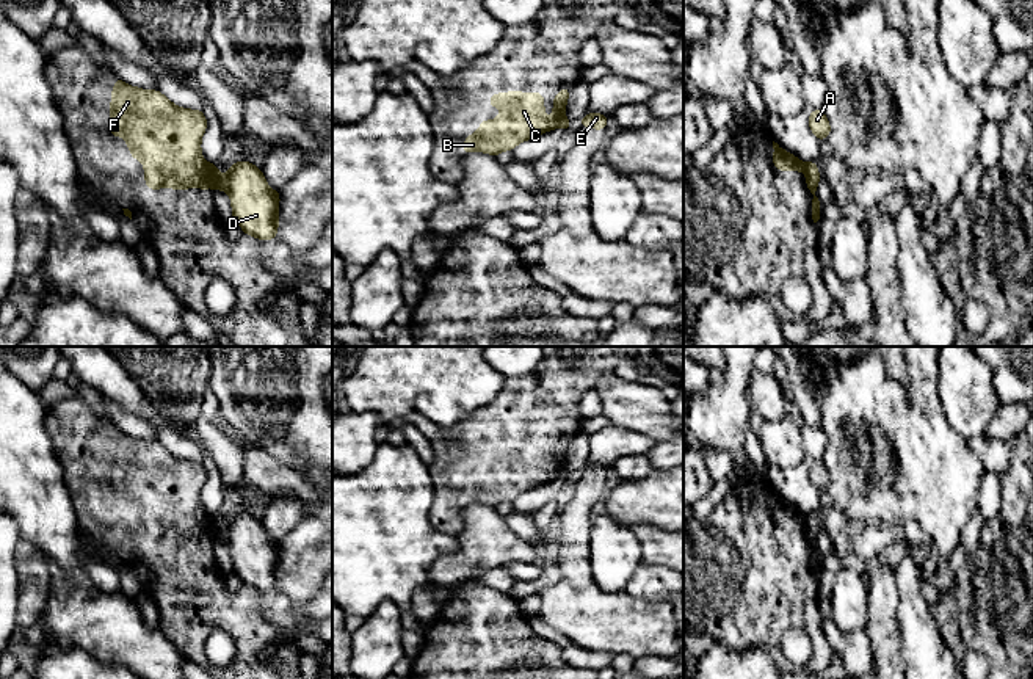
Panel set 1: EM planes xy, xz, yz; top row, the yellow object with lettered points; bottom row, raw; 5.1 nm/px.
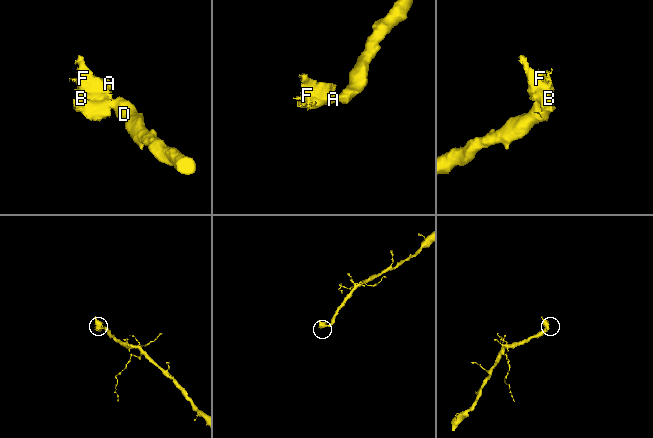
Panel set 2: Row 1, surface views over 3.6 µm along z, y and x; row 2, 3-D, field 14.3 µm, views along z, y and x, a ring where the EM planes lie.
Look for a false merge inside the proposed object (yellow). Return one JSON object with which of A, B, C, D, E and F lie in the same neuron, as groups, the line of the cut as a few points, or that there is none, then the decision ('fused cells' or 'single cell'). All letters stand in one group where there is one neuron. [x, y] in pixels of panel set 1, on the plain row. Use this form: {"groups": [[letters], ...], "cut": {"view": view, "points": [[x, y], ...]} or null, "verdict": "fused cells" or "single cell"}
{"groups": [["A", "B", "C", "F"], ["D", "E"]], "cut": {"view": "xy", "points": [[210, 515], [209, 532]]}, "verdict": "fused cells"}

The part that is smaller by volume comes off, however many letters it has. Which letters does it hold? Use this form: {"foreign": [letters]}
{"foreign": ["A", "B", "C", "F"]}

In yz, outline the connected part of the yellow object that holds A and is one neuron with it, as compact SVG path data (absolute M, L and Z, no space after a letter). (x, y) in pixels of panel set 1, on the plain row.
M817 459L809 466L809 478L812 485L821 492L828 491L831 485L831 475L823 463L823 459Z

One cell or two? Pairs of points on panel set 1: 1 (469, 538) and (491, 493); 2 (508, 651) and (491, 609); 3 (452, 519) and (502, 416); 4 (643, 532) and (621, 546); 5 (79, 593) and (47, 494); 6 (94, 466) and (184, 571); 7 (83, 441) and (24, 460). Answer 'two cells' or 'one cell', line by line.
1: two cells
2: one cell
3: one cell
4: two cells
5: two cells
6: one cell
7: two cells

